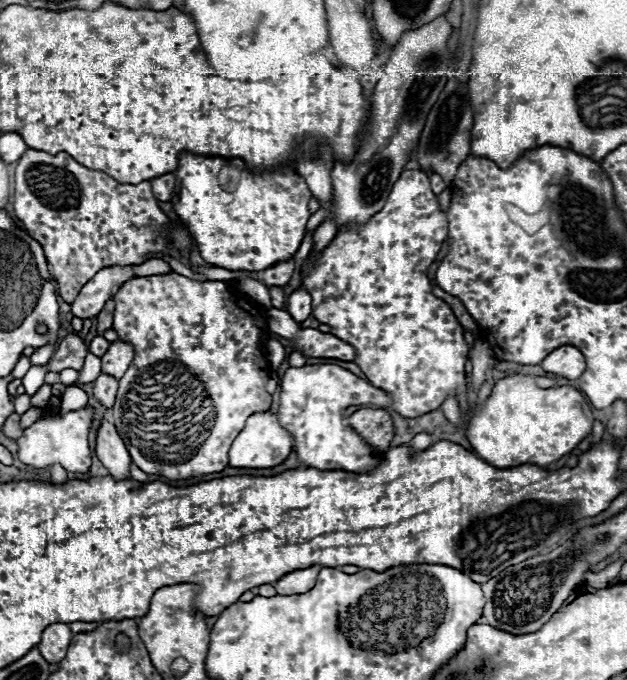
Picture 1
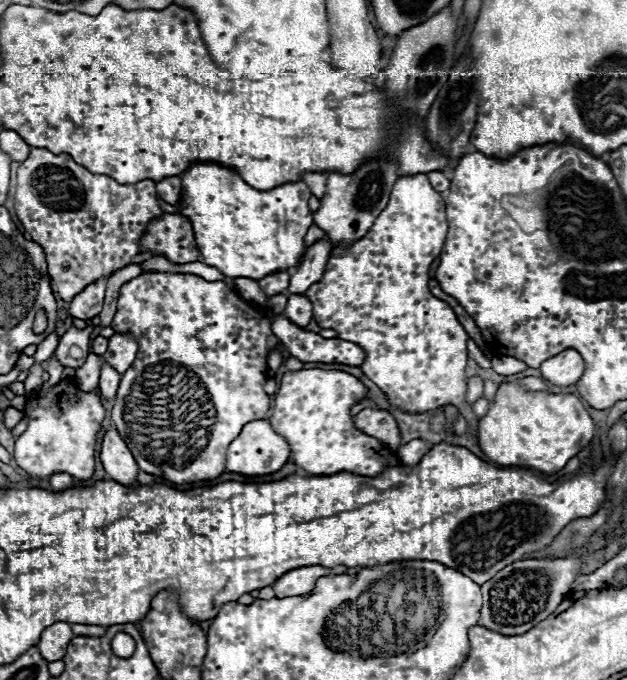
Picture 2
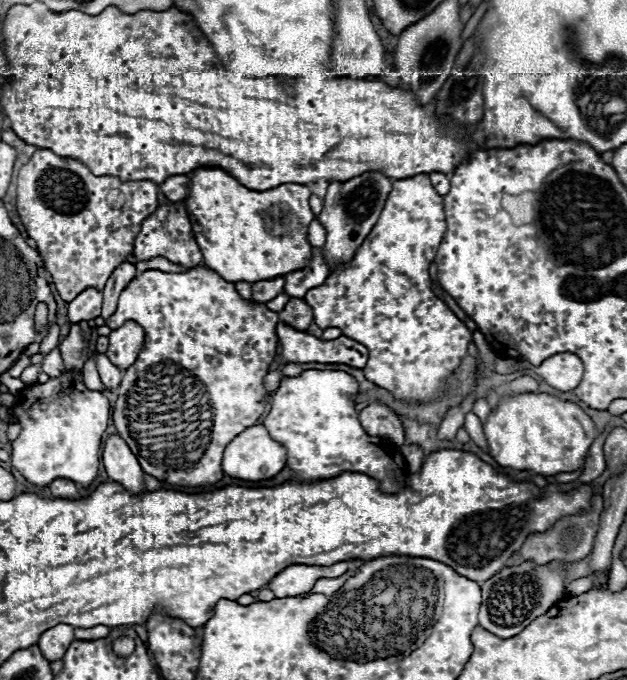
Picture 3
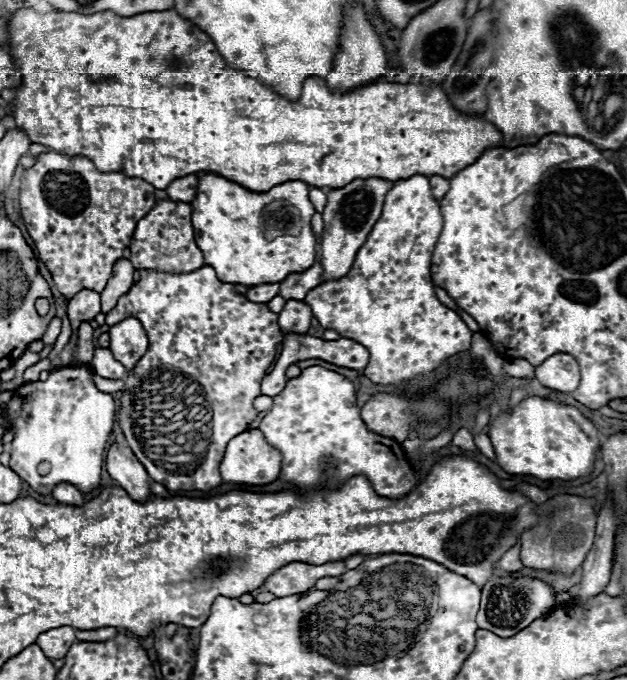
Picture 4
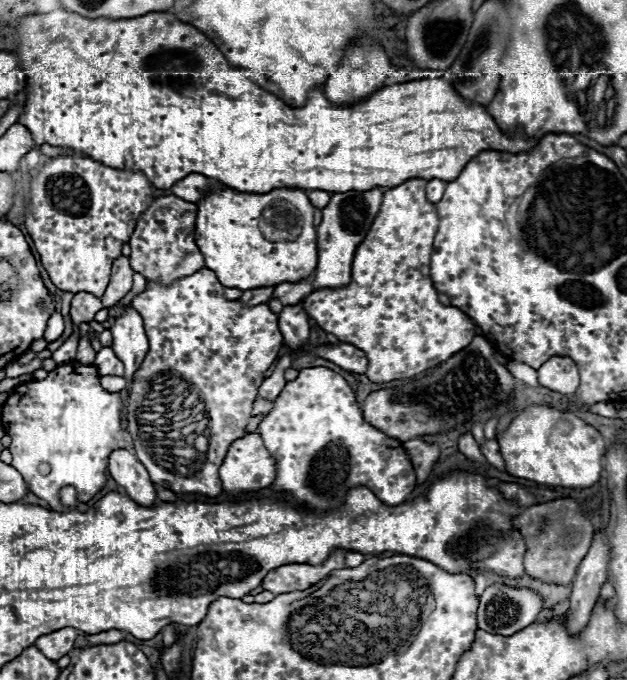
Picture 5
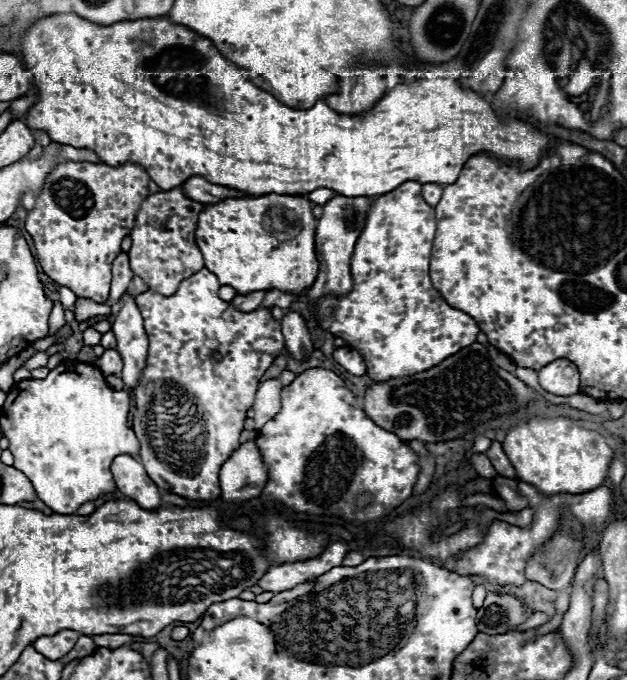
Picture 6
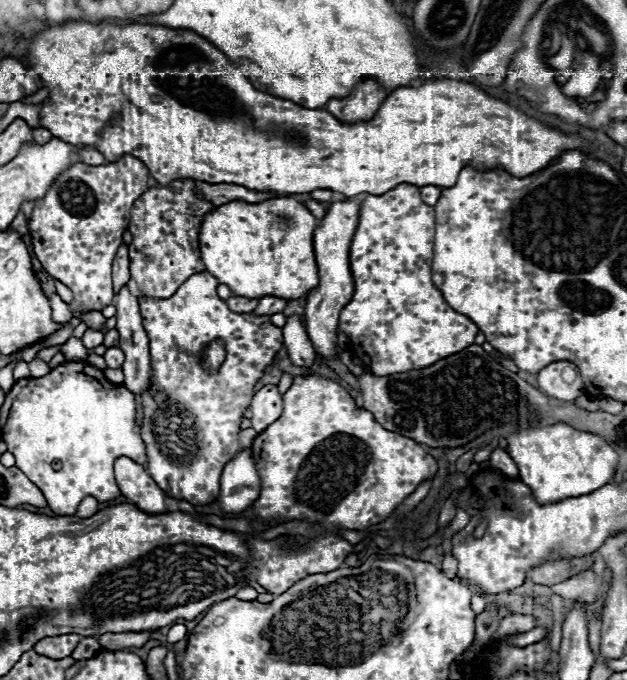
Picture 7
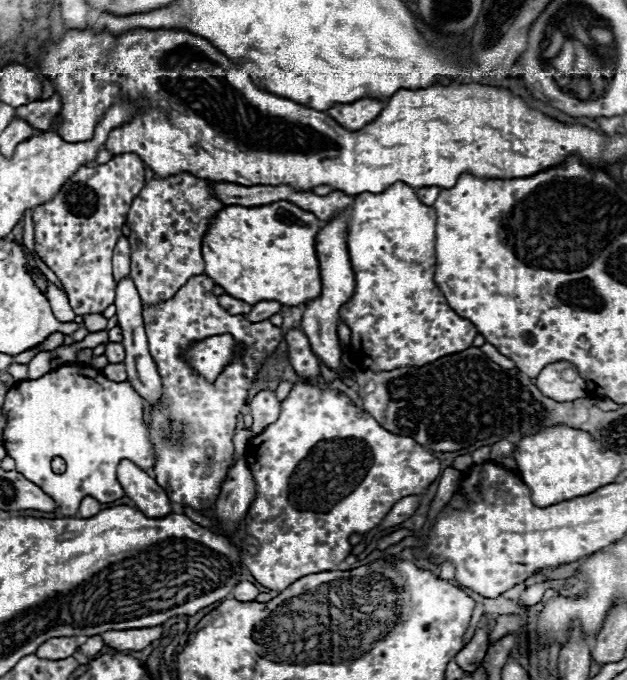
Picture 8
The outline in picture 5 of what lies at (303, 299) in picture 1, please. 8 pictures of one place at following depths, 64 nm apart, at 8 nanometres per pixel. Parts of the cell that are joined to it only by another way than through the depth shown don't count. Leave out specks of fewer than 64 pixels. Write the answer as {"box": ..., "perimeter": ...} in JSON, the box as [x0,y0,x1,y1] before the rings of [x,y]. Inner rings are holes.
{"box":[278,306,310,350],"perimeter":[[[284,306],[278,318],[280,318],[280,332],[288,348],[300,350],[302,346],[308,344],[310,326],[308,326],[308,314],[302,306]]]}

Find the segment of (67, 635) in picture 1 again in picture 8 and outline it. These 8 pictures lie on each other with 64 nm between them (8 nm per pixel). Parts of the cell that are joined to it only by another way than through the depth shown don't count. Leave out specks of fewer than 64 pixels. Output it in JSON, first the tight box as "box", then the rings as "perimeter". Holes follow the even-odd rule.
{"box":[36,638,78,660],"perimeter":[[[50,638],[36,650],[36,656],[42,660],[64,660],[78,650],[76,638]]]}

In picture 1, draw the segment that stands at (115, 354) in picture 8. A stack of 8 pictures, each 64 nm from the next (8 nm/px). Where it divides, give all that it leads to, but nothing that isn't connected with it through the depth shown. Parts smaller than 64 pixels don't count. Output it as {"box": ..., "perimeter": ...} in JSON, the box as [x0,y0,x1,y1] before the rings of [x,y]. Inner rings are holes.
{"box":[94,374,118,408],"perimeter":[[[100,374],[98,380],[94,382],[94,398],[106,408],[112,408],[116,390],[118,390],[118,380],[110,374]]]}

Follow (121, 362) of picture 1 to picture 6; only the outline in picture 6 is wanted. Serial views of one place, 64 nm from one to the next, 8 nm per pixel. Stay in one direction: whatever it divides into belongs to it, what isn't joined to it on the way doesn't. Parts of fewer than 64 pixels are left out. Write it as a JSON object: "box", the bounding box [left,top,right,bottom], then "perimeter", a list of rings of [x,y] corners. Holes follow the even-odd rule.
{"box":[112,294,148,388],"perimeter":[[[124,294],[120,298],[120,310],[116,314],[112,332],[116,334],[116,342],[118,342],[116,350],[120,350],[120,356],[124,360],[122,380],[126,388],[134,388],[140,382],[142,370],[146,368],[148,336],[142,326],[140,310],[130,294]]]}

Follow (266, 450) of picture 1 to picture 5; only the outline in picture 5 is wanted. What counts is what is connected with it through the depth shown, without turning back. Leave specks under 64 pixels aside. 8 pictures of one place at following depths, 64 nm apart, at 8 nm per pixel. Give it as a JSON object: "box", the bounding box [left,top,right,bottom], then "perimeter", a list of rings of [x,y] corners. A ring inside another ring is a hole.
{"box":[220,432,276,496],"perimeter":[[[252,432],[240,440],[236,440],[230,448],[228,454],[220,466],[220,480],[224,490],[230,496],[240,496],[240,494],[250,494],[250,492],[258,492],[266,486],[270,486],[274,482],[276,476],[276,466],[272,462],[272,456],[264,450],[264,444],[260,440],[258,432]]]}

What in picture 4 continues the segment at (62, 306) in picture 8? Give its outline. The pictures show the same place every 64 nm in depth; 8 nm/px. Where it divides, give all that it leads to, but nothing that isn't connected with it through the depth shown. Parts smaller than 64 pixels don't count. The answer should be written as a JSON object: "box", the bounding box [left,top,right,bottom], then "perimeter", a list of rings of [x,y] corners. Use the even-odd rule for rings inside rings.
{"box":[42,316,62,344],"perimeter":[[[54,316],[54,318],[50,320],[50,324],[48,324],[46,334],[42,336],[42,342],[44,342],[44,344],[54,344],[56,338],[58,338],[58,334],[60,334],[60,328],[62,328],[62,320],[60,320],[58,316]]]}

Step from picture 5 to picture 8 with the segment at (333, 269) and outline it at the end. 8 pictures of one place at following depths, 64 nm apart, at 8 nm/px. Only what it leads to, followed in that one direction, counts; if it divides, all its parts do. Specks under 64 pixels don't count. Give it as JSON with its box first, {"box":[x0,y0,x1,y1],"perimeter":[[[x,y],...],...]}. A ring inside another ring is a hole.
{"box":[302,208,354,368],"perimeter":[[[350,208],[340,212],[336,218],[332,218],[326,228],[318,234],[318,258],[320,258],[320,272],[322,272],[322,296],[312,300],[306,306],[306,312],[302,316],[302,330],[310,340],[312,352],[320,358],[320,362],[328,368],[340,368],[340,346],[336,336],[336,324],[338,324],[338,310],[348,298],[354,294],[354,270],[350,266],[348,258],[348,246],[346,246],[346,228],[348,228],[348,214]]]}

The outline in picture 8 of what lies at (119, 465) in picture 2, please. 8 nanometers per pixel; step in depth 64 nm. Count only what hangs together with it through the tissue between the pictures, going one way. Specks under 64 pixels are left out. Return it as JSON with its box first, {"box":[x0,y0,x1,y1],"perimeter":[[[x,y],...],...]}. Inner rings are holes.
{"box":[118,460,172,518],"perimeter":[[[124,460],[118,466],[118,480],[124,486],[128,498],[134,500],[136,508],[150,518],[164,518],[172,514],[172,506],[168,494],[156,484],[156,480],[134,466],[132,462]]]}

